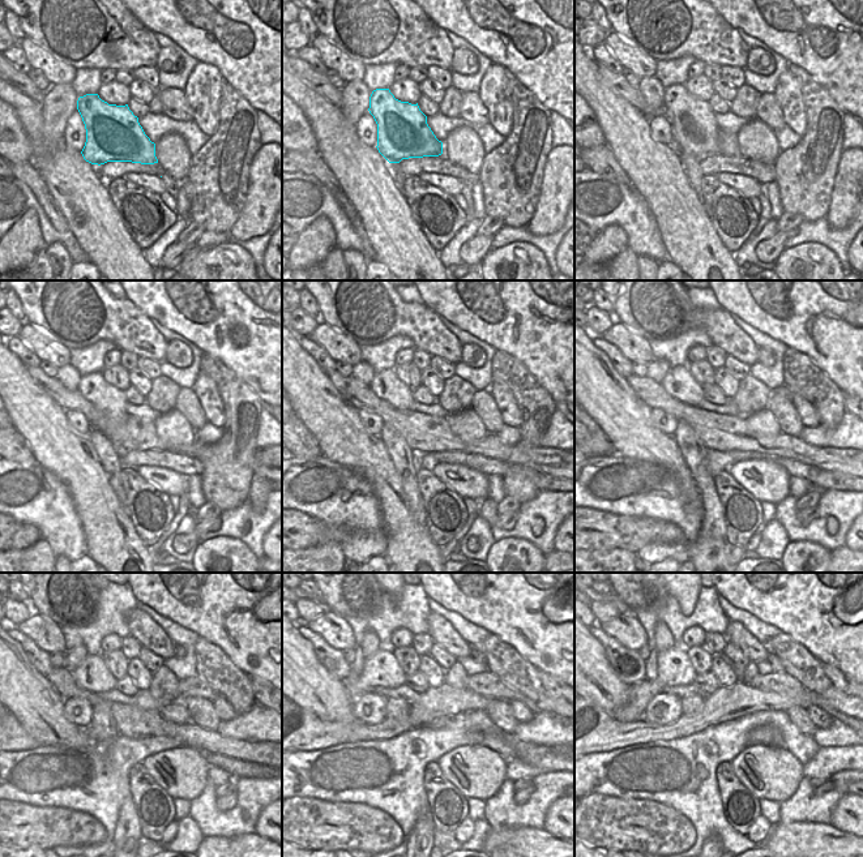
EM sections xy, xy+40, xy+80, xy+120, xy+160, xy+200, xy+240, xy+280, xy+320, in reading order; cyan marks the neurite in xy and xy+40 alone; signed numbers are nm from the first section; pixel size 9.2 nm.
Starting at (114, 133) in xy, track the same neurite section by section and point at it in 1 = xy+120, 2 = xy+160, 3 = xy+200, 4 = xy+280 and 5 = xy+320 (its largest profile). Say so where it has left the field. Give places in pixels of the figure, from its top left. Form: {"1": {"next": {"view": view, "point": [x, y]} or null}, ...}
{"1": {"next": {"view": "xy+120", "point": [111, 402]}}, "2": {"next": {"view": "xy+160", "point": [385, 385]}}, "3": {"next": {"view": "xy+200", "point": [679, 384]}}, "4": {"next": {"view": "xy+280", "point": [381, 671]}}, "5": {"next": {"view": "xy+320", "point": [674, 668]}}}

